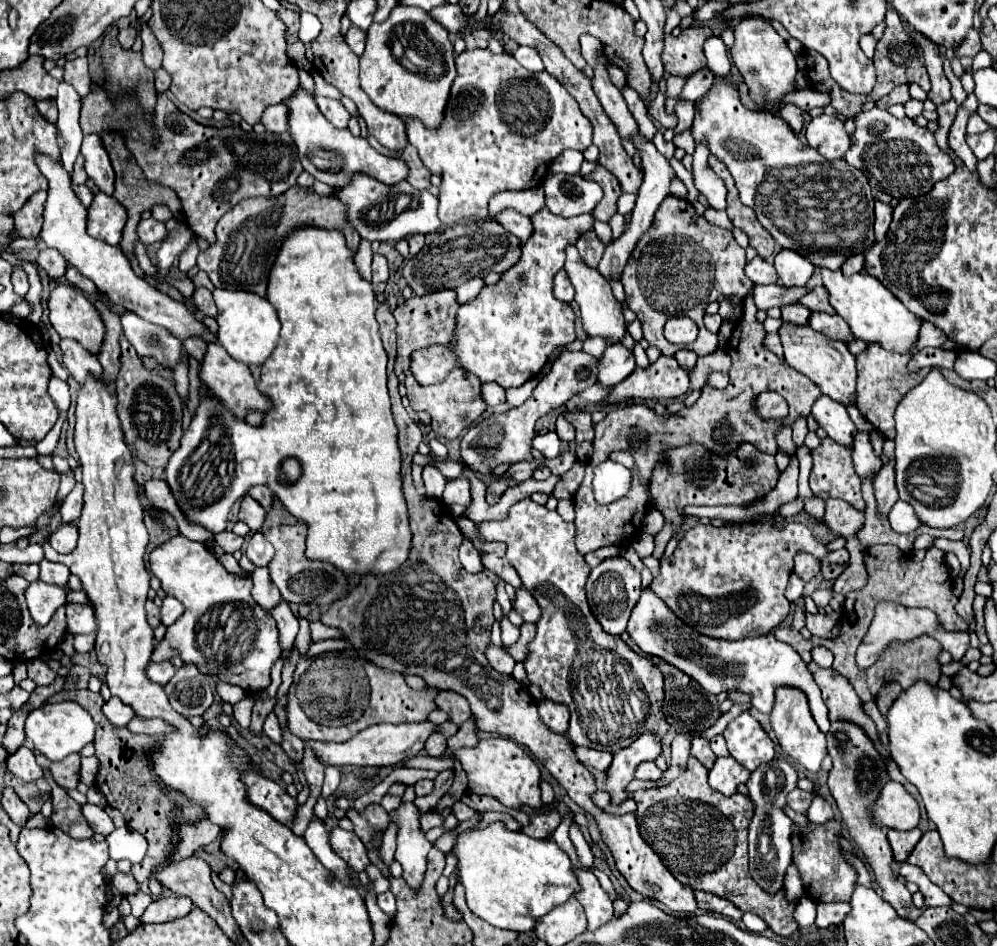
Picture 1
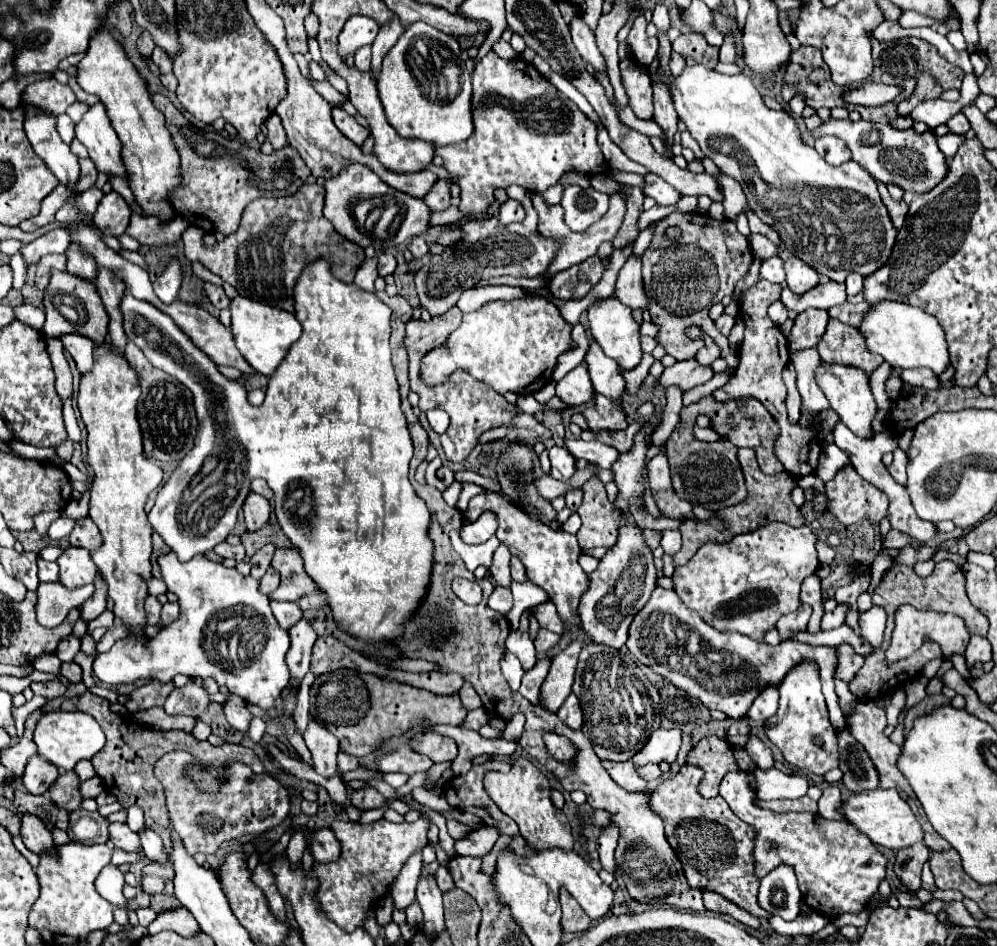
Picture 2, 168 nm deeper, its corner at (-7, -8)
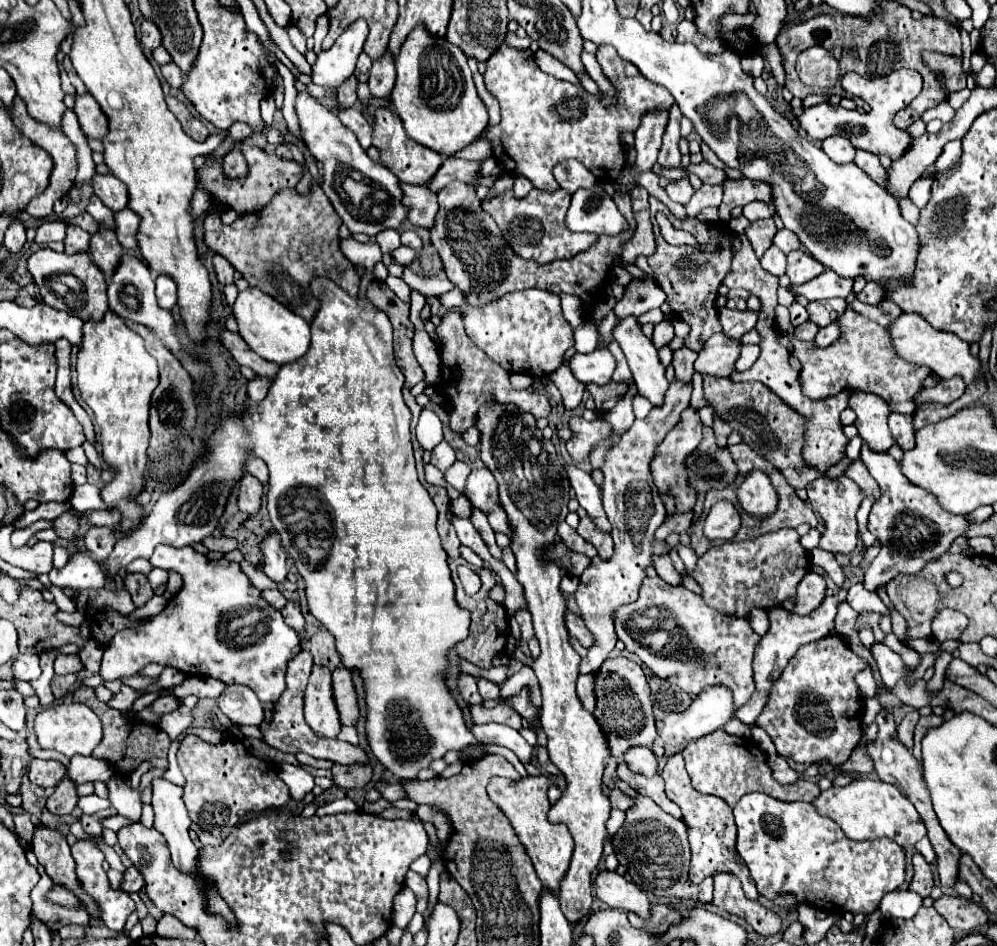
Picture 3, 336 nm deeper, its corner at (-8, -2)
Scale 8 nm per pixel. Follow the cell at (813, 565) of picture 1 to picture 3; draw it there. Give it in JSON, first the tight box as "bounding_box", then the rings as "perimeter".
{"bounding_box":[783,570,825,616],"perimeter":[[[811,570],[797,586],[797,596],[793,600],[787,600],[783,606],[799,616],[805,616],[811,610],[815,610],[823,602],[823,598],[825,598],[825,578]]]}

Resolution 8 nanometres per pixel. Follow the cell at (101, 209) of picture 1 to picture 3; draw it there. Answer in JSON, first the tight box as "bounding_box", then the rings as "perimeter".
{"bounding_box":[93,174,129,212],"perimeter":[[[95,174],[93,176],[93,190],[101,198],[101,202],[107,208],[111,208],[113,212],[127,208],[127,200],[129,198],[127,198],[125,184],[121,184],[115,176],[111,176],[111,174],[107,174],[107,176]]]}

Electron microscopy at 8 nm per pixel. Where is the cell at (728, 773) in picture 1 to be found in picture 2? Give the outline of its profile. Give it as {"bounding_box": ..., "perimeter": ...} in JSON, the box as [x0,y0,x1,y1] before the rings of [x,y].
{"bounding_box":[720,772,886,920],"perimeter":[[[728,772],[720,784],[720,796],[730,804],[732,812],[756,832],[754,836],[754,876],[764,878],[776,866],[788,864],[798,876],[798,886],[804,904],[834,920],[840,914],[858,914],[868,908],[870,898],[876,894],[878,884],[886,878],[886,856],[864,836],[856,832],[848,822],[826,820],[816,812],[788,812],[776,814],[762,810],[754,804],[754,788],[748,780],[754,780],[752,772]]]}

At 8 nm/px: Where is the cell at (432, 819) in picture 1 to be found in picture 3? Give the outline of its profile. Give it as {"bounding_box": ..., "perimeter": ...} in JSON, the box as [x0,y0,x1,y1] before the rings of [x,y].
{"bounding_box":[393,886,415,928],"perimeter":[[[407,886],[397,894],[393,902],[393,924],[399,928],[407,928],[411,916],[415,914],[415,894]]]}

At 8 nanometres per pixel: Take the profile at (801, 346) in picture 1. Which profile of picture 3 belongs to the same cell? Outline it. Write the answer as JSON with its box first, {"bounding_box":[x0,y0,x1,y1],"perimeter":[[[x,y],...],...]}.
{"bounding_box":[849,390,893,452],"perimeter":[[[849,390],[849,408],[857,414],[855,426],[859,436],[869,444],[871,450],[887,452],[893,446],[893,436],[887,428],[889,408],[887,402],[877,398],[875,394],[865,394],[861,390]]]}

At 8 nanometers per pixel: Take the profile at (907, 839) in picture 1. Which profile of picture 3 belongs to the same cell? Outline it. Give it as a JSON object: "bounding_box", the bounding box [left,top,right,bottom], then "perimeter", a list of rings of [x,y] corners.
{"bounding_box":[909,852,933,898],"perimeter":[[[913,852],[913,880],[909,884],[909,890],[921,894],[923,898],[929,896],[931,888],[933,888],[933,874],[931,874],[931,866],[923,860],[923,856],[919,852]]]}

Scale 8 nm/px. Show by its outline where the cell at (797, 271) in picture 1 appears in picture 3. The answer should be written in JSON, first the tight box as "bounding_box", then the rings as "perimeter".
{"bounding_box":[787,250,825,284],"perimeter":[[[793,250],[787,254],[787,276],[791,284],[805,284],[825,272],[825,266],[817,262],[811,254],[803,250]]]}

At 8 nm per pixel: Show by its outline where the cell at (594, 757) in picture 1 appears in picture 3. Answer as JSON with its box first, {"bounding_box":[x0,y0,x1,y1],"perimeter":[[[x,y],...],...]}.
{"bounding_box":[617,762,681,818],"perimeter":[[[619,762],[619,766],[617,766],[617,776],[619,776],[623,782],[627,782],[633,790],[637,790],[639,794],[649,796],[649,798],[651,798],[657,806],[661,806],[665,812],[673,814],[675,818],[681,818],[679,806],[673,804],[673,802],[665,796],[665,792],[663,792],[663,778],[661,778],[659,774],[655,774],[655,776],[651,776],[651,778],[641,776],[641,774],[633,774],[633,772],[629,772],[629,768],[625,766],[625,762]]]}

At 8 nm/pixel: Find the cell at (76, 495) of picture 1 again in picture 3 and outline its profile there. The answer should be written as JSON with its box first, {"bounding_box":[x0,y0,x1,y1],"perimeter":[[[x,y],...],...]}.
{"bounding_box":[83,526,117,562],"perimeter":[[[91,526],[85,532],[83,542],[85,542],[85,548],[93,554],[93,558],[97,562],[101,562],[111,554],[117,538],[113,536],[113,532],[107,526]]]}

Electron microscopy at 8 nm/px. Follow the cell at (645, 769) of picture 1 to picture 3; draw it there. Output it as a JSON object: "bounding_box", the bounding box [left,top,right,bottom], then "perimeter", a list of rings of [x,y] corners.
{"bounding_box":[625,748,657,776],"perimeter":[[[631,748],[625,752],[625,762],[629,770],[643,774],[643,776],[655,776],[657,774],[657,758],[649,748]]]}

